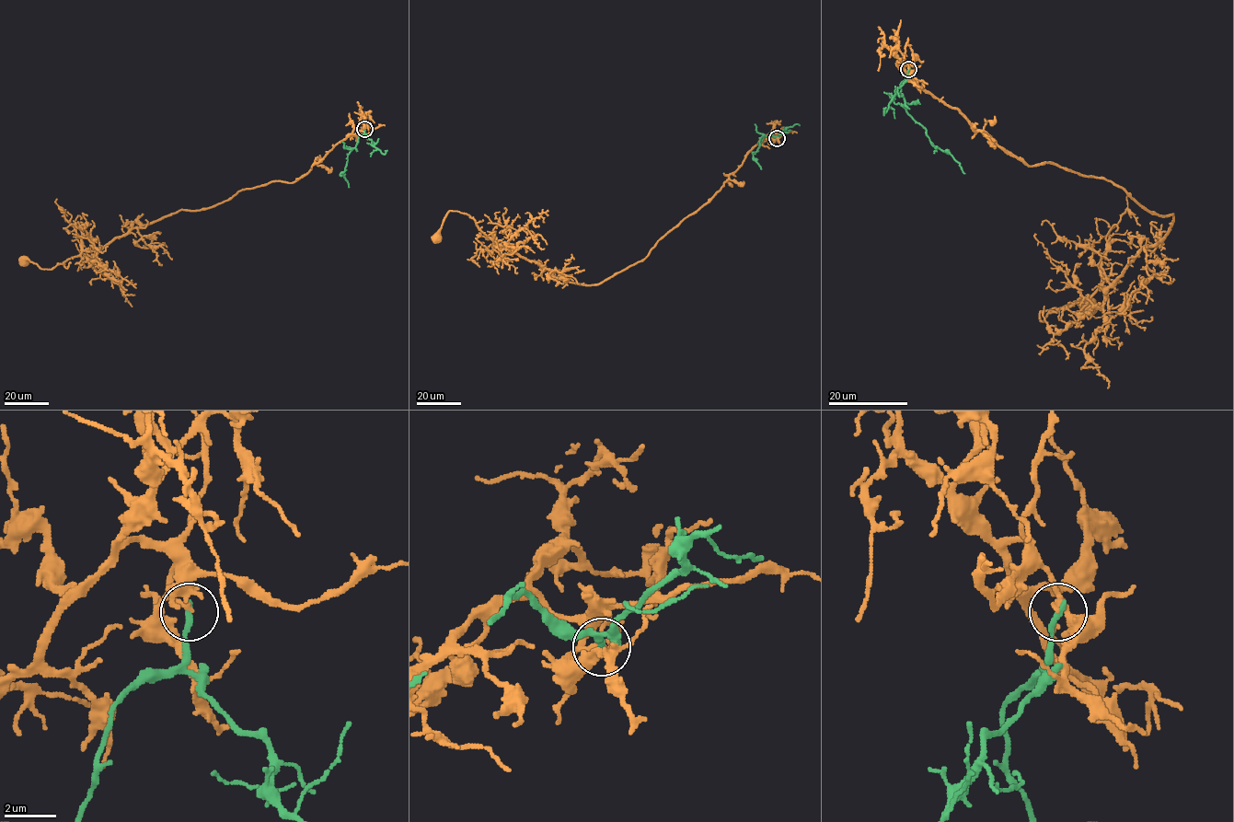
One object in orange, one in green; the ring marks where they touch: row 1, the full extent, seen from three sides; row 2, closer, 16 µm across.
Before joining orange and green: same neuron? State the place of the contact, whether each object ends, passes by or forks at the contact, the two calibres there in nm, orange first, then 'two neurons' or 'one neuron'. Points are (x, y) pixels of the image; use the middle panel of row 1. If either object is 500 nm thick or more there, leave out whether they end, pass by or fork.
at (777, 138); orange ends there; green ends there; 140 nm thick on the orange side, 240 nm on the other; two neurons

